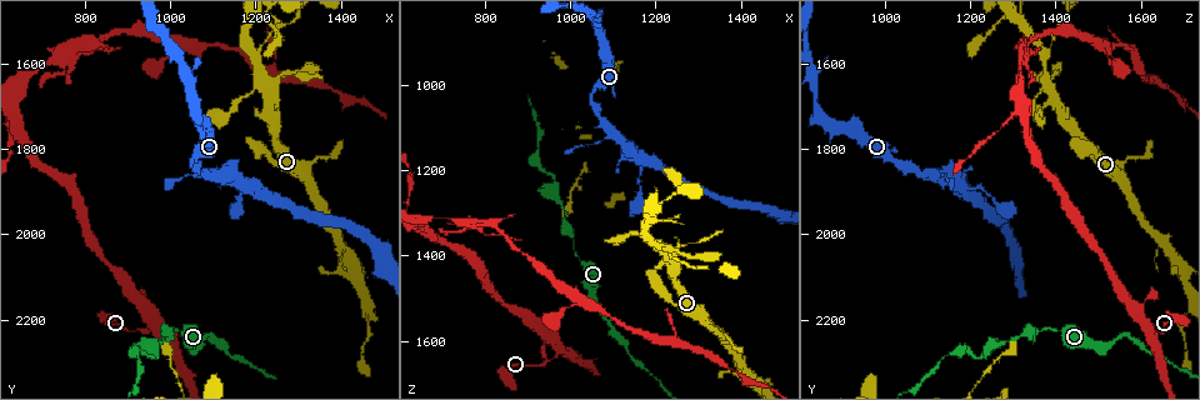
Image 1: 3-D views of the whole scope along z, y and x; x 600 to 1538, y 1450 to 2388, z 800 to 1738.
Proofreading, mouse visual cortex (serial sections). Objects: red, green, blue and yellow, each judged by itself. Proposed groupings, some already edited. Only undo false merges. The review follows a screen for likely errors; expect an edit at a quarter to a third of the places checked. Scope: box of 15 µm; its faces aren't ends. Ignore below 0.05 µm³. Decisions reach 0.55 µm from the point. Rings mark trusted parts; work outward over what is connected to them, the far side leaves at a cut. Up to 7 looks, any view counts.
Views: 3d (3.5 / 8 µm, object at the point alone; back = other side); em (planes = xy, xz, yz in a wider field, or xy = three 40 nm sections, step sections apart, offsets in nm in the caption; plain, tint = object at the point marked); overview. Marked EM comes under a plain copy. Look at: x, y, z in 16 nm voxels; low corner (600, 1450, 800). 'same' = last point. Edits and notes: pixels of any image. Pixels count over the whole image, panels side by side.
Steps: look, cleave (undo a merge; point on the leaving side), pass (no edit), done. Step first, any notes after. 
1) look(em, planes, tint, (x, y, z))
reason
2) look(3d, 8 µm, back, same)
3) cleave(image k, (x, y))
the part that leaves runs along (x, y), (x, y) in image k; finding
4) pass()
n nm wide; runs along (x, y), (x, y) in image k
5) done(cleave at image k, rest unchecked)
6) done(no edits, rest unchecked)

look(3d, 3.5 µm, (955, 2295, 1215))
sharp bend

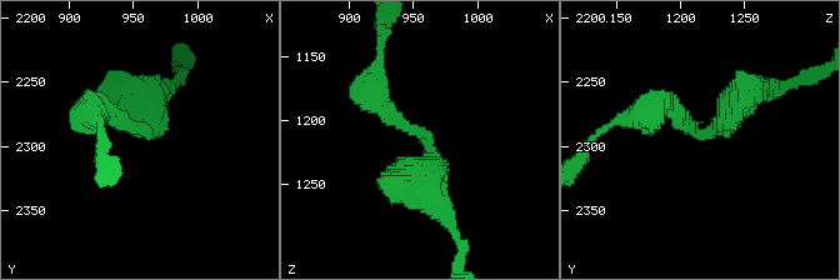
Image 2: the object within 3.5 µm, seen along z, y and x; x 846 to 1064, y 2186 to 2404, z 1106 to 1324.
pass()
arms of 250, 400 nm; runs along (431, 199), (431, 148), (370, 93) in image 2; continuous, no second cell

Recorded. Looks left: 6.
look(3d, 3.5 µm, (740, 1580, 1320))
two arms in line, one across

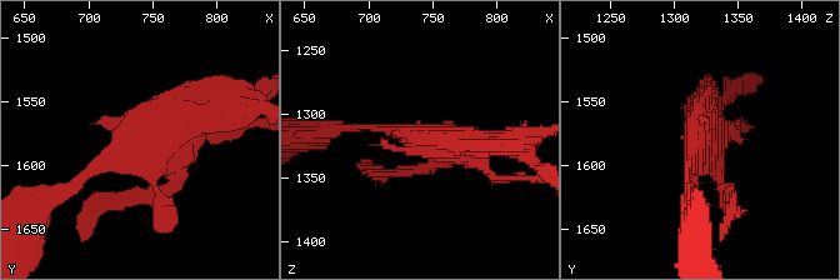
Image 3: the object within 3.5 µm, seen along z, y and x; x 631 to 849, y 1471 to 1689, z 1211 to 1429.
look(em, xy, step 3, tint, (736, 1584, 1316))

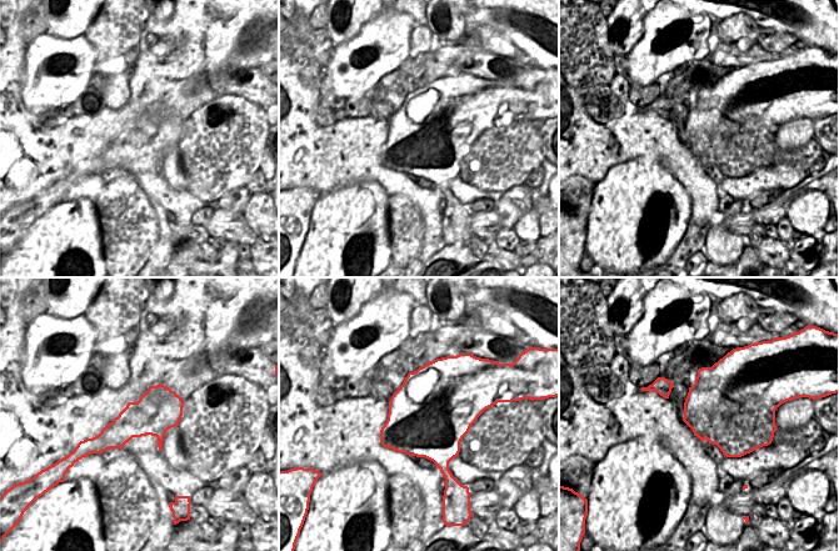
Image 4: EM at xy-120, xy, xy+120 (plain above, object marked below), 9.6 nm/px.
cleave(image 3, (406, 173))
a second cell is stuck on

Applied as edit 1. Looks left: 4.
look(overview)

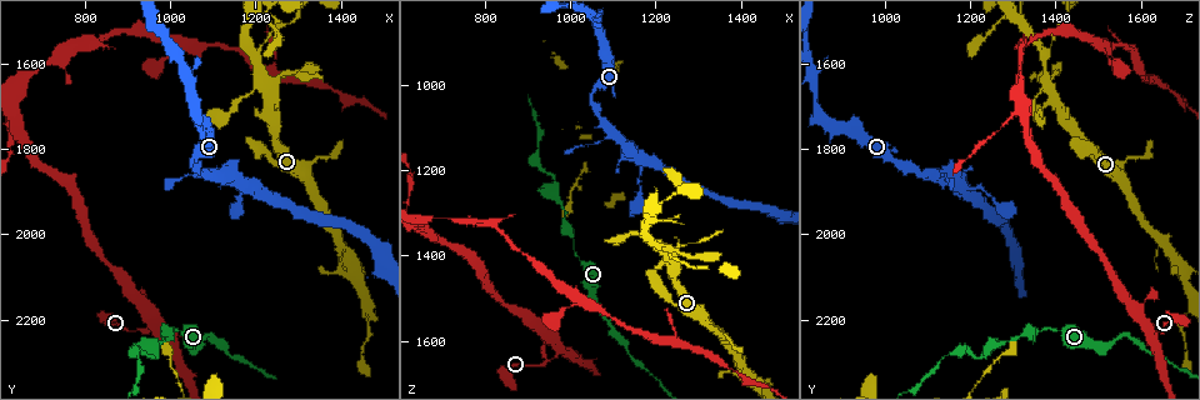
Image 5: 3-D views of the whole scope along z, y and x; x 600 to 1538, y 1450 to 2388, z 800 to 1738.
look(3d, 8 µm, (1200, 1585, 1375))
thin neck

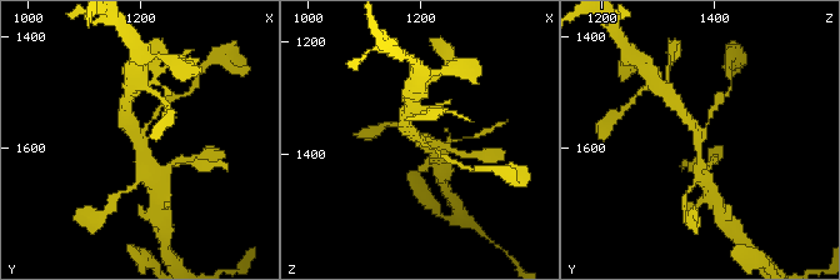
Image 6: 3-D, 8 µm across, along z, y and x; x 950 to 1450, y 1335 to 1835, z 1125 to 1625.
look(3d, 3.5 µm, (1195, 1585, 1375))
zoom in

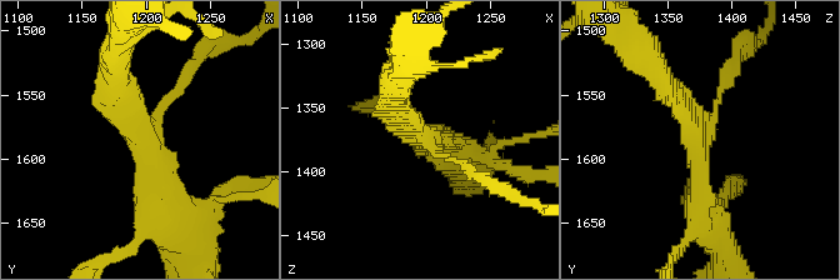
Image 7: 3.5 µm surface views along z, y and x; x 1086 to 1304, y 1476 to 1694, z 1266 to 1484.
pass()
3 arms; runs along (163, 218), (151, 149), (114, 73) in image 7; continuous, no second cell

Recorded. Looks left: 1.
done(cleave at image 3, rest unchecked)

